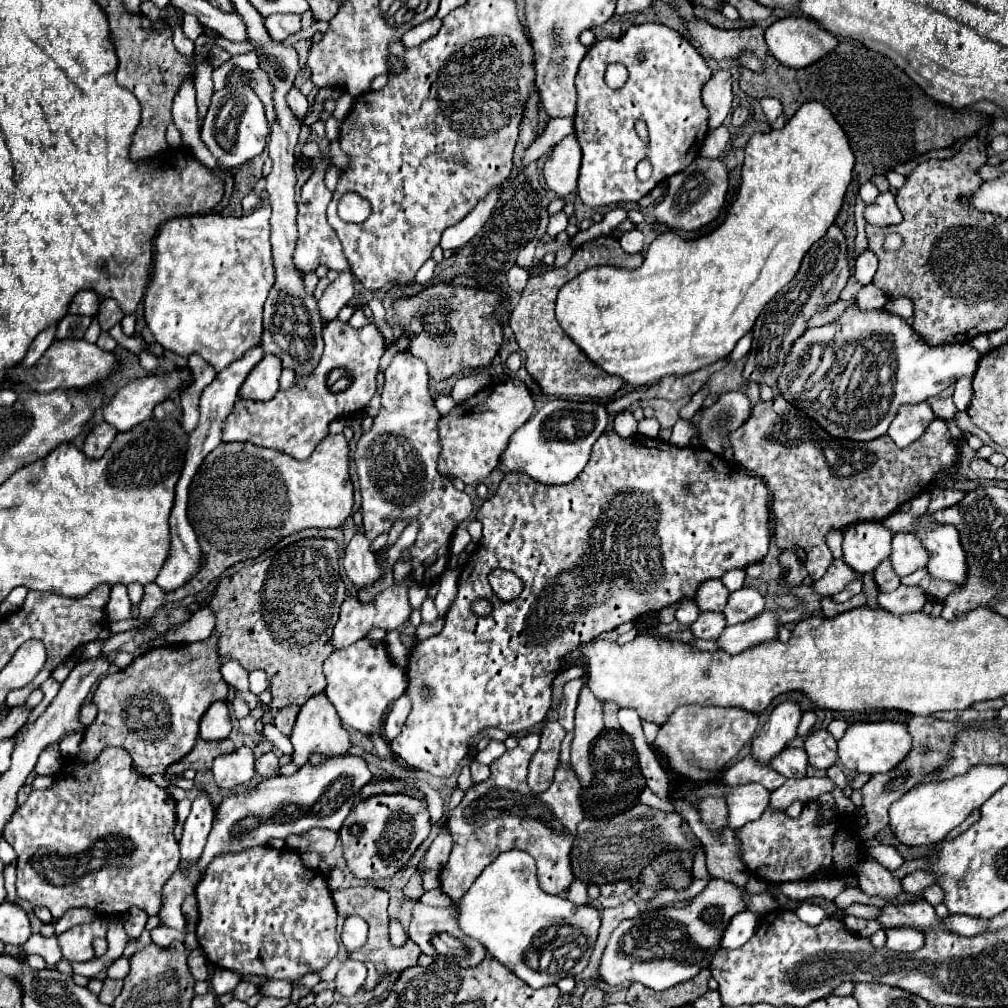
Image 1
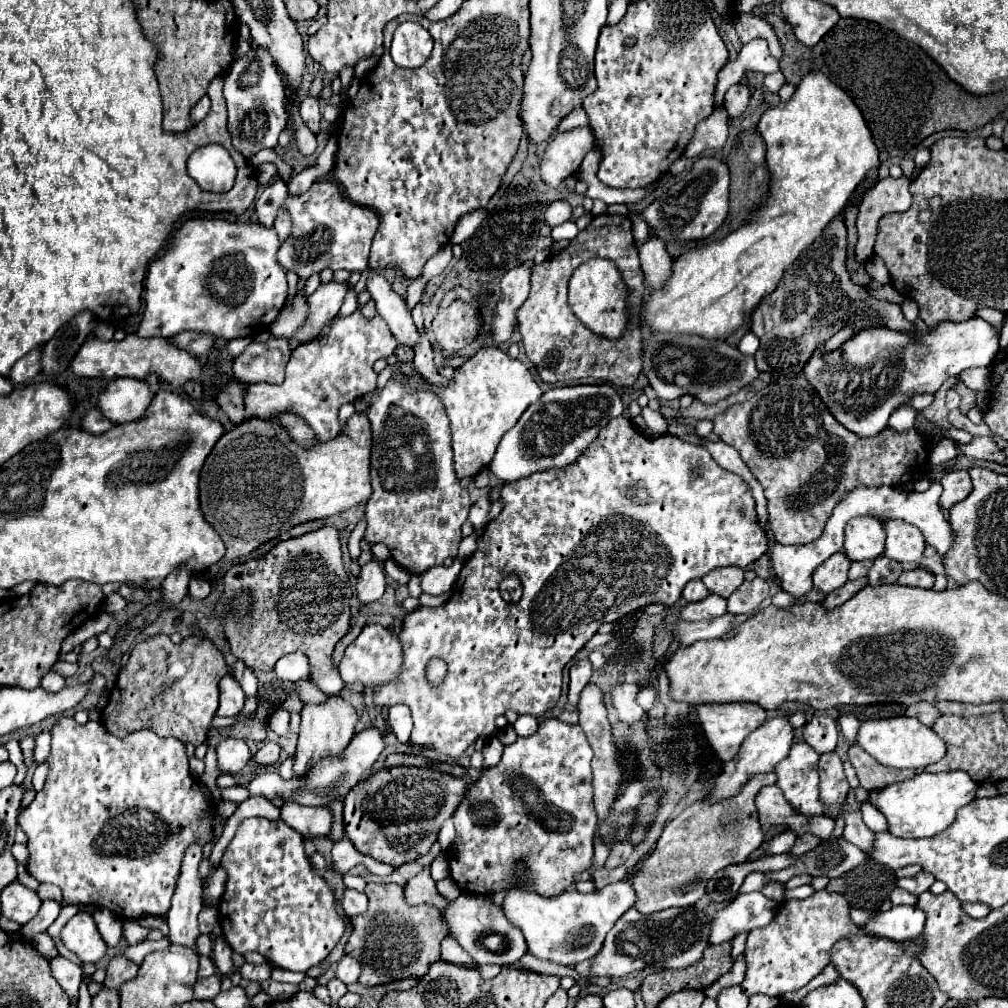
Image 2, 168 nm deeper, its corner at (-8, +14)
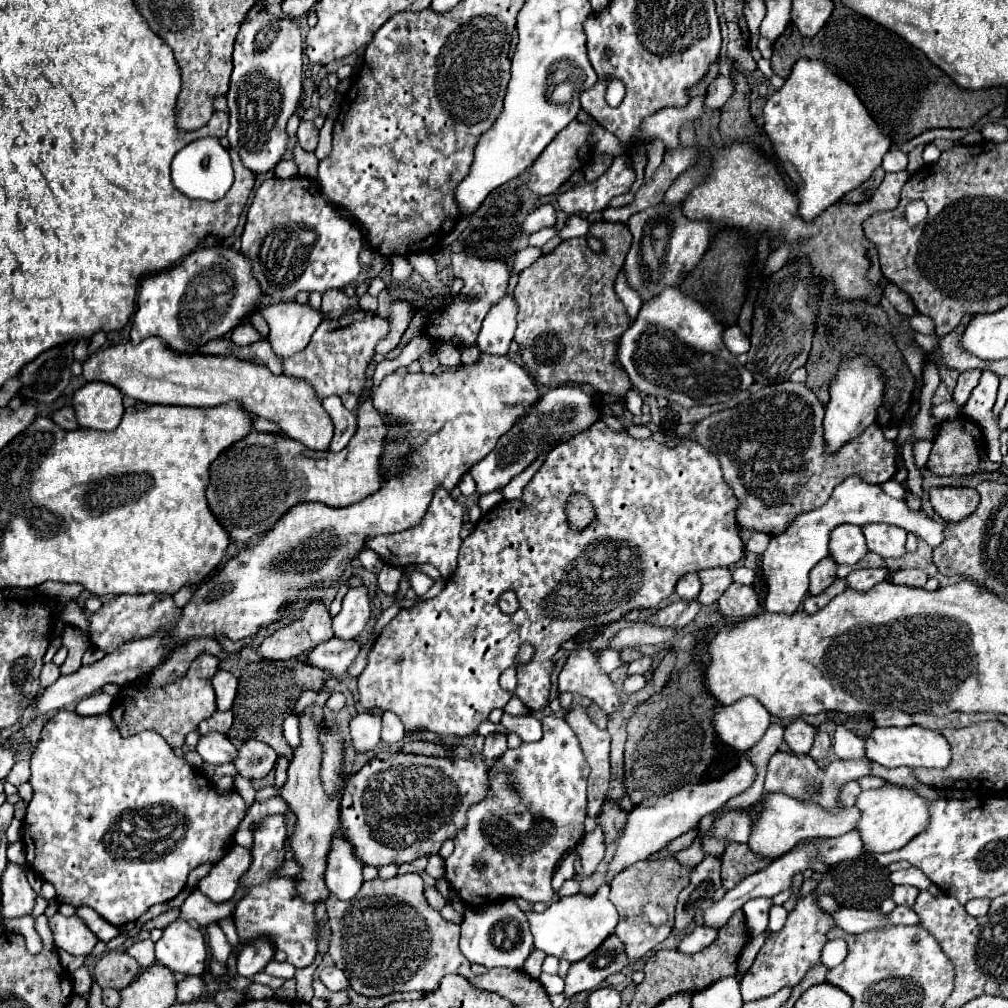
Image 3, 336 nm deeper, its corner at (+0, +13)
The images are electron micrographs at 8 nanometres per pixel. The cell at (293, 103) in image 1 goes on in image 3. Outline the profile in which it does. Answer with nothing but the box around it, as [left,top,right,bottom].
[297,120,317,152]

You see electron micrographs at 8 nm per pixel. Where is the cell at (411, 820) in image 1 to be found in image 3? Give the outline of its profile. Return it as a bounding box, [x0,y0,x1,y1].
[341,752,487,866]

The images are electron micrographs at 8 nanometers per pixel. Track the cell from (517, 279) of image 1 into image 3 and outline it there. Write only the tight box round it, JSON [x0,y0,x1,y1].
[477,294,517,356]

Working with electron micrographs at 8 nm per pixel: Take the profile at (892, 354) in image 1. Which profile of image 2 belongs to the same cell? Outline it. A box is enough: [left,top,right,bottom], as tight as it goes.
[803,317,999,437]

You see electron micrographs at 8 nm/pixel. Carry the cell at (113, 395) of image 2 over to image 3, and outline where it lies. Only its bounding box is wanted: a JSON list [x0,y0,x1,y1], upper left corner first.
[73,382,125,430]

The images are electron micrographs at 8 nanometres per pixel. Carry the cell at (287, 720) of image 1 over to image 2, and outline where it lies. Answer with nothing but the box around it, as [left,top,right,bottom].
[295,681,327,703]

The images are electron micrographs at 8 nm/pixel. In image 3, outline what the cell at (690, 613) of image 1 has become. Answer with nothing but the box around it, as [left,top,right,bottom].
[677,572,701,600]

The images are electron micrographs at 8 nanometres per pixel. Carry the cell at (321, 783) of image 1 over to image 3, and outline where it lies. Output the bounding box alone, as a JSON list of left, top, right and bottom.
[349,712,381,754]

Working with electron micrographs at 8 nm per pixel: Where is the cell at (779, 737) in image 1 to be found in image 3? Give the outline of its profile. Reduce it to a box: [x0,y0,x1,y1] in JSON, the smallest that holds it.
[607,752,757,884]

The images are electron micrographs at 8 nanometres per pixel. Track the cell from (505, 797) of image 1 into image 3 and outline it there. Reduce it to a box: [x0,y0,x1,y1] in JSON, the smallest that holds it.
[445,716,589,906]

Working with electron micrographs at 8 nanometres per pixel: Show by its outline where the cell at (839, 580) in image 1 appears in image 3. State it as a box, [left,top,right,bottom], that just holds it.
[809,558,837,596]

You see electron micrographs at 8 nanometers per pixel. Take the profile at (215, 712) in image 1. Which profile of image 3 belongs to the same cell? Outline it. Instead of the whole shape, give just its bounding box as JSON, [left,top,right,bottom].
[213,670,237,712]

